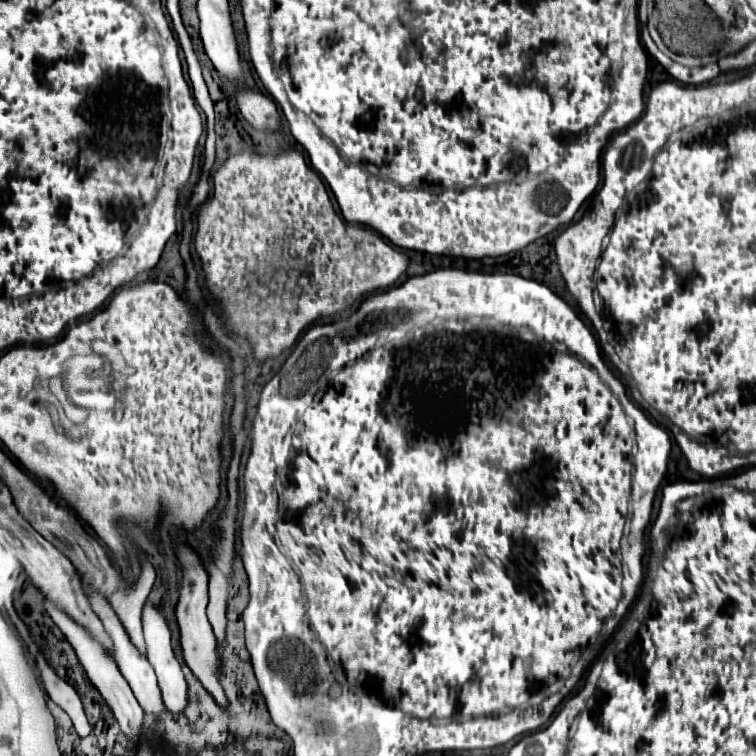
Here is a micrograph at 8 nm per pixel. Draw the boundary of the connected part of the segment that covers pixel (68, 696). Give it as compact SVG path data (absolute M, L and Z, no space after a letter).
M36 650L34 658L36 658L40 678L42 678L42 688L46 690L48 698L52 702L56 702L70 716L78 736L88 736L92 732L92 726L84 714L84 708L82 708L82 702L80 702L80 696L76 694L76 690L68 682L64 682L62 678L56 676L56 672L48 666L42 652Z

